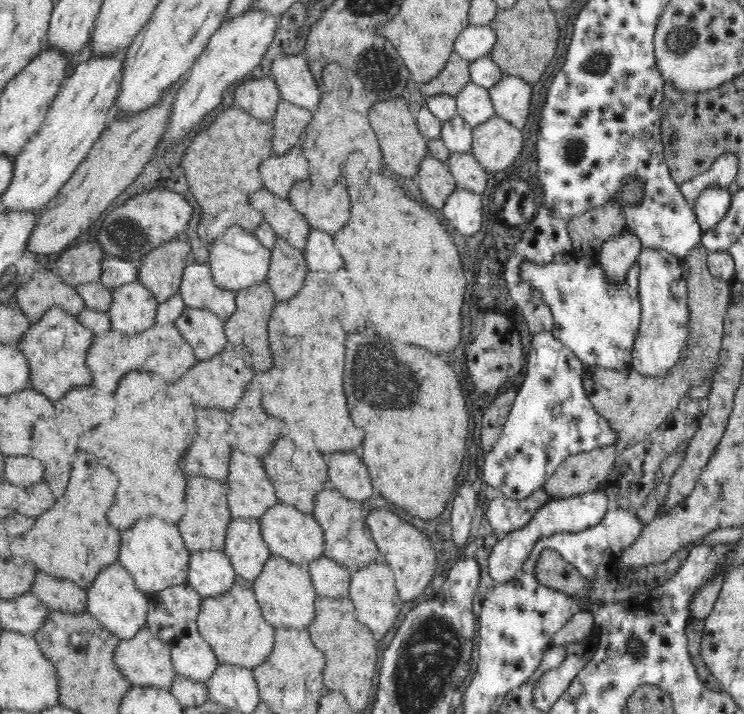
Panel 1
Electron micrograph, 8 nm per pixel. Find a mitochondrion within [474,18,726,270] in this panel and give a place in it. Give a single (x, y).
(677, 41)

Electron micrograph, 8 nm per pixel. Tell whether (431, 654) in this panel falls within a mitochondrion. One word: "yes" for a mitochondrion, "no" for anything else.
yes

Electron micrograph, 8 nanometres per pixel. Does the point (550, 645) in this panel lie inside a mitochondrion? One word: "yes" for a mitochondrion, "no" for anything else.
no

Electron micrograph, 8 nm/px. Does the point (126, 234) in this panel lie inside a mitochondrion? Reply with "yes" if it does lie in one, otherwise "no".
yes

